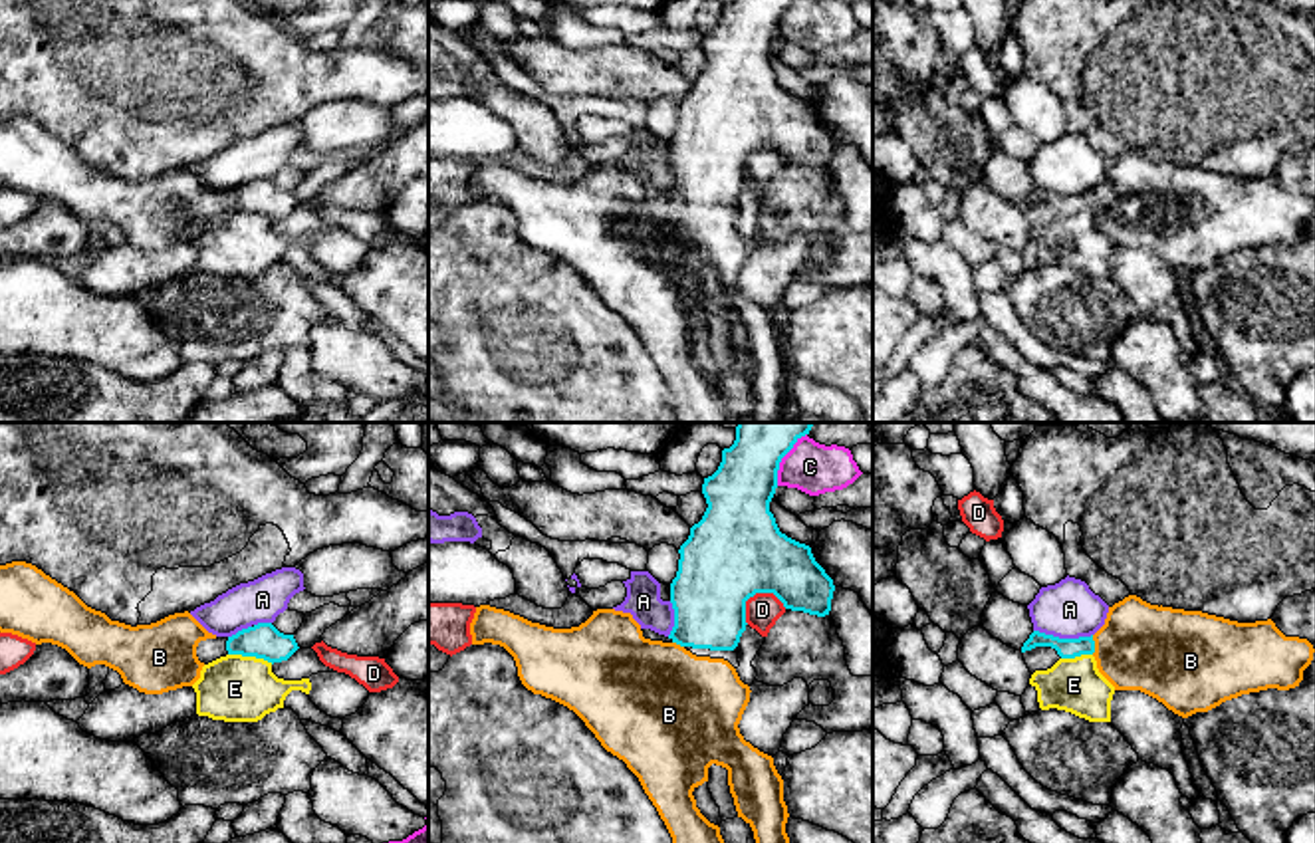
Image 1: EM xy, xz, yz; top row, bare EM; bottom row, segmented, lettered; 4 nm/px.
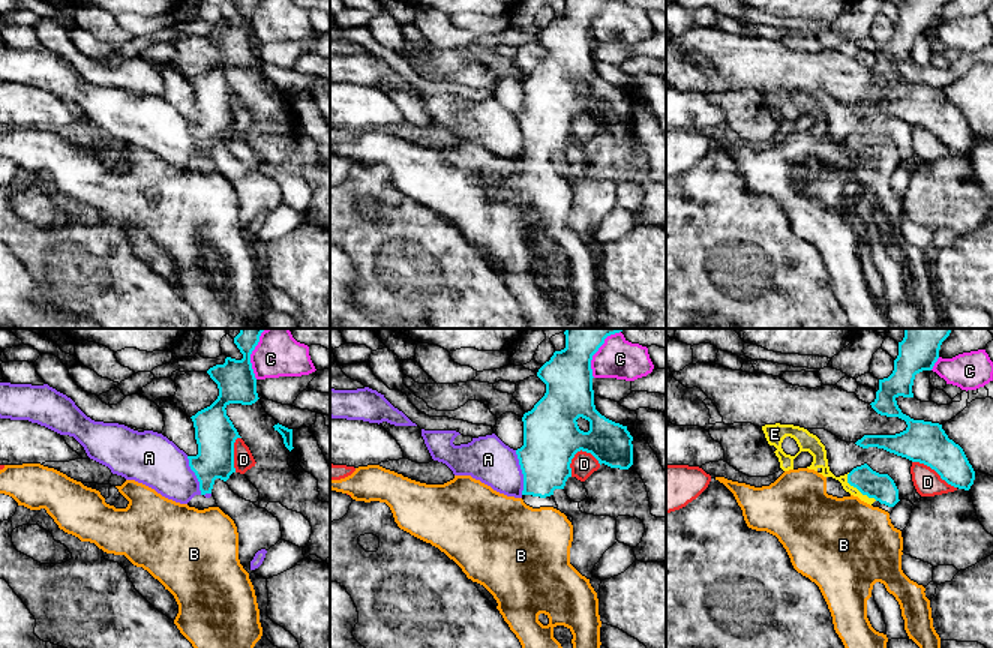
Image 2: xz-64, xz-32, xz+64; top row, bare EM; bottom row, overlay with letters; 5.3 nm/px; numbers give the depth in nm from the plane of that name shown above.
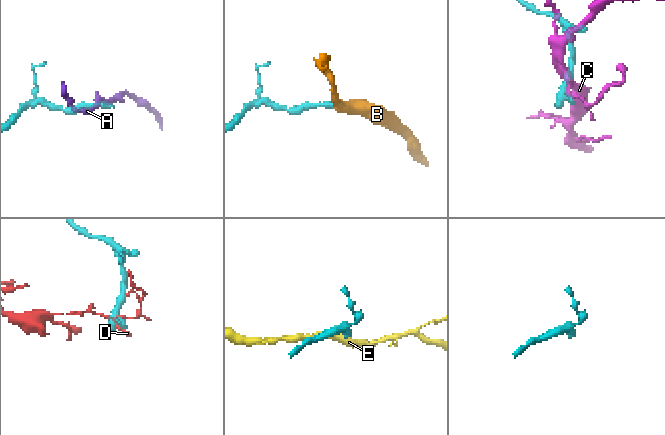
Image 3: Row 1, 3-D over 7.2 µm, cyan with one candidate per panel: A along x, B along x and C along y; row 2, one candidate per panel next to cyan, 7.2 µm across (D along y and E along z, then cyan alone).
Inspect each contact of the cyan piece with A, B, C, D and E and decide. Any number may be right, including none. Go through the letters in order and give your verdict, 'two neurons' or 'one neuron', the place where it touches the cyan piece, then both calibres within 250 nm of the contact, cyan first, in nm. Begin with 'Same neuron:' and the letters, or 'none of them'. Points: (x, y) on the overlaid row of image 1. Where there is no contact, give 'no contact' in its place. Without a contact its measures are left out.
Same neuron: B
A: two neurons | yz (1064, 639) | 80/240 nm
B: one neuron | yz (1093, 645) | 80/360 nm
C: two neurons | xz (782, 457) | 260/200 nm
D: two neurons | xz (756, 592) | 380/140 nm
E: two neurons | xy (250, 655) | 140/280 nm

